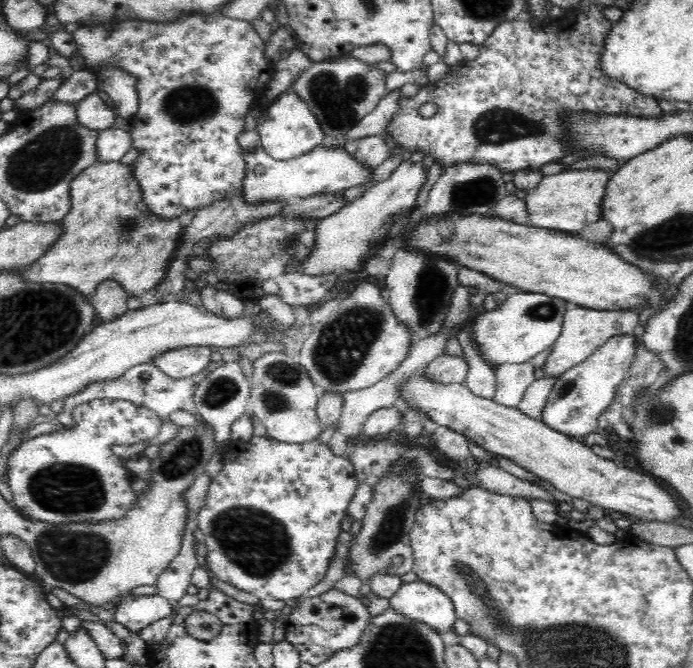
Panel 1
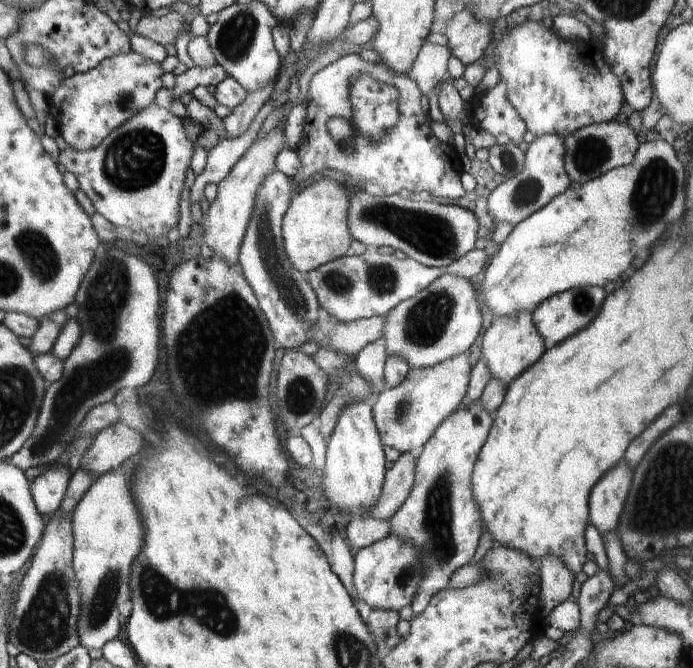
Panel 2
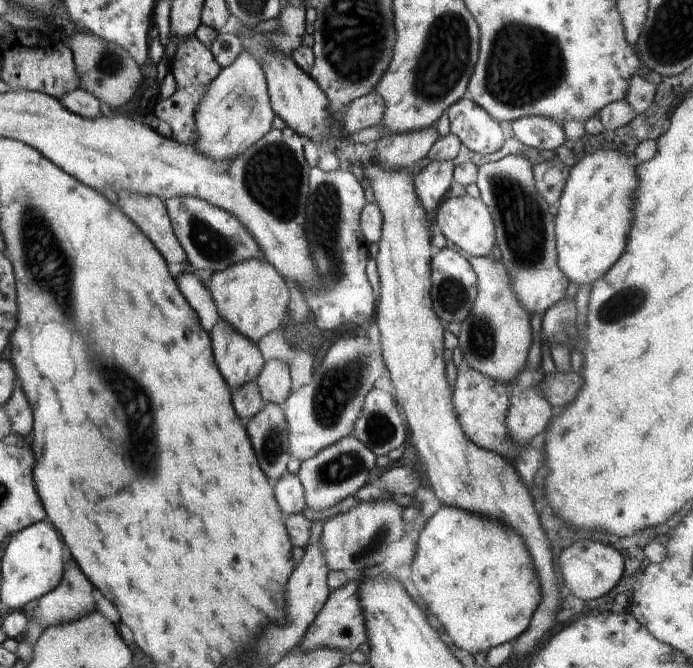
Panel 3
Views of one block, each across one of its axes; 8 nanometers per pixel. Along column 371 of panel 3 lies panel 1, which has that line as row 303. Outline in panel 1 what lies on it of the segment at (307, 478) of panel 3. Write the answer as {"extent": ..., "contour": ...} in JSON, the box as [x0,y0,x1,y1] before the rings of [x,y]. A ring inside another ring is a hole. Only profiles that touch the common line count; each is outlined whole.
{"extent":[338,285,476,436],"contour":[[[460,285],[454,290],[454,296],[452,296],[452,306],[448,310],[446,315],[446,322],[434,336],[428,336],[424,340],[414,340],[411,343],[411,348],[408,350],[406,358],[399,364],[398,368],[395,368],[386,378],[379,380],[376,384],[367,386],[360,390],[346,391],[343,396],[343,408],[340,419],[338,422],[338,431],[346,432],[348,436],[356,436],[361,433],[364,422],[368,419],[370,414],[376,412],[376,410],[382,408],[398,408],[400,411],[405,410],[404,401],[400,399],[401,386],[404,381],[407,381],[411,376],[418,375],[417,372],[423,372],[424,368],[432,362],[435,358],[444,355],[444,348],[446,341],[449,338],[456,337],[460,331],[467,331],[470,336],[473,334],[472,326],[474,318],[476,318],[476,308],[470,304],[470,296],[473,296],[475,291],[466,285]]]}

